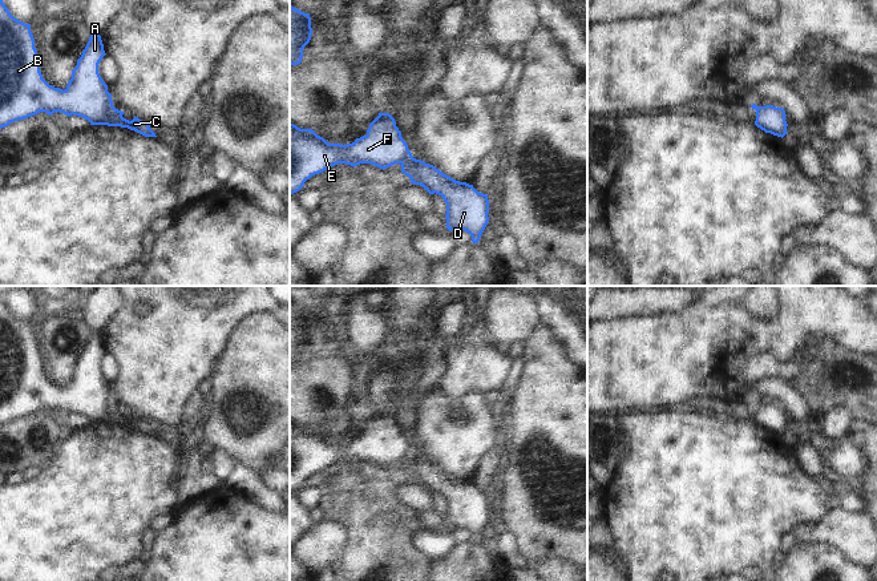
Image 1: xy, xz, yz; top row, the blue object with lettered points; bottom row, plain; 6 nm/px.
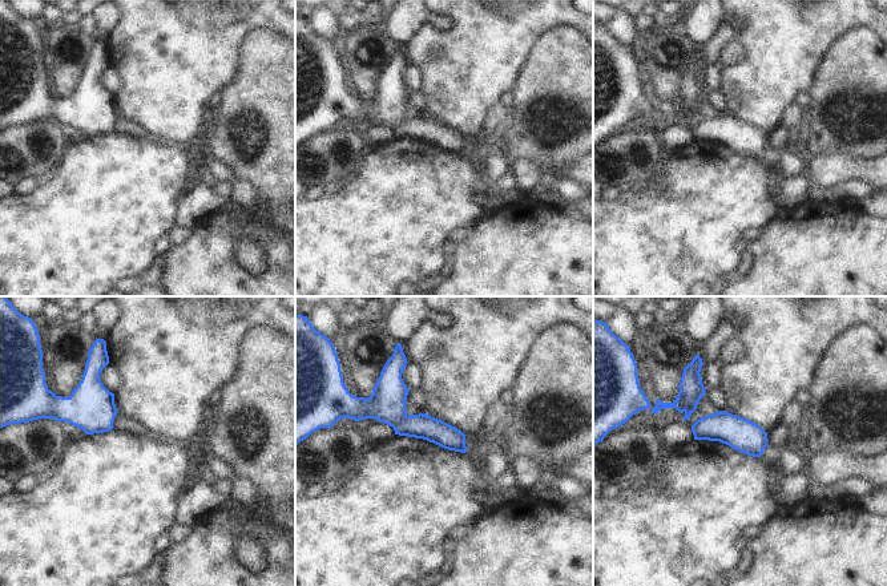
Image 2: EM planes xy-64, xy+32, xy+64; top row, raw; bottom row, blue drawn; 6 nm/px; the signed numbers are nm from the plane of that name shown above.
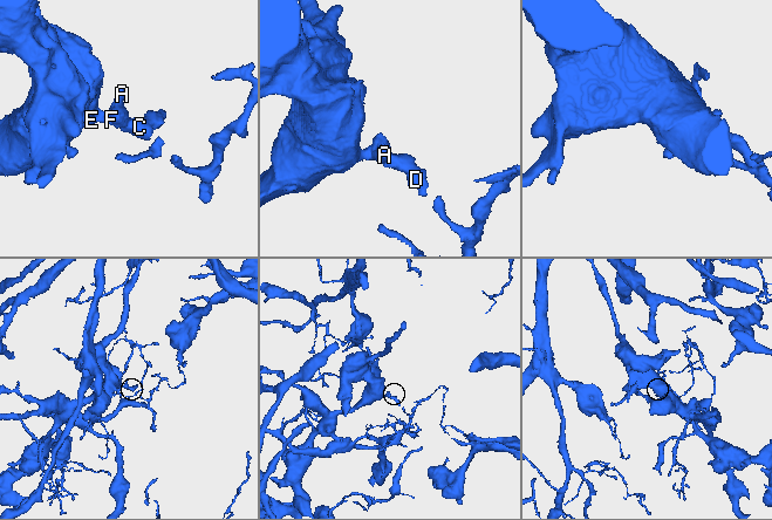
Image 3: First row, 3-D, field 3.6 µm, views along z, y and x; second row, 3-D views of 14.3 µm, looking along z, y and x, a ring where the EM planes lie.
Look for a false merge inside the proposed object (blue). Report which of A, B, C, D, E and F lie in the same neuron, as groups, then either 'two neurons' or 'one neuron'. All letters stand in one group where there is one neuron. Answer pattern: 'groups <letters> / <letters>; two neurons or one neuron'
groups A B E F / C D; two neurons

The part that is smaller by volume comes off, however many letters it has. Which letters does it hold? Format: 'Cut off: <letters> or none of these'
Cut off: C, D

